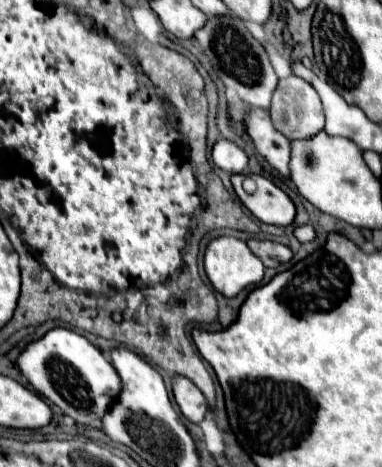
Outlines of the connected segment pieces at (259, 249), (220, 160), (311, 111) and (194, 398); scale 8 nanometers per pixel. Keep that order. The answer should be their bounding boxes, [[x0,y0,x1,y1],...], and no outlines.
[[248,239,292,267],[212,139,248,173],[270,75,324,139],[172,375,208,423]]

